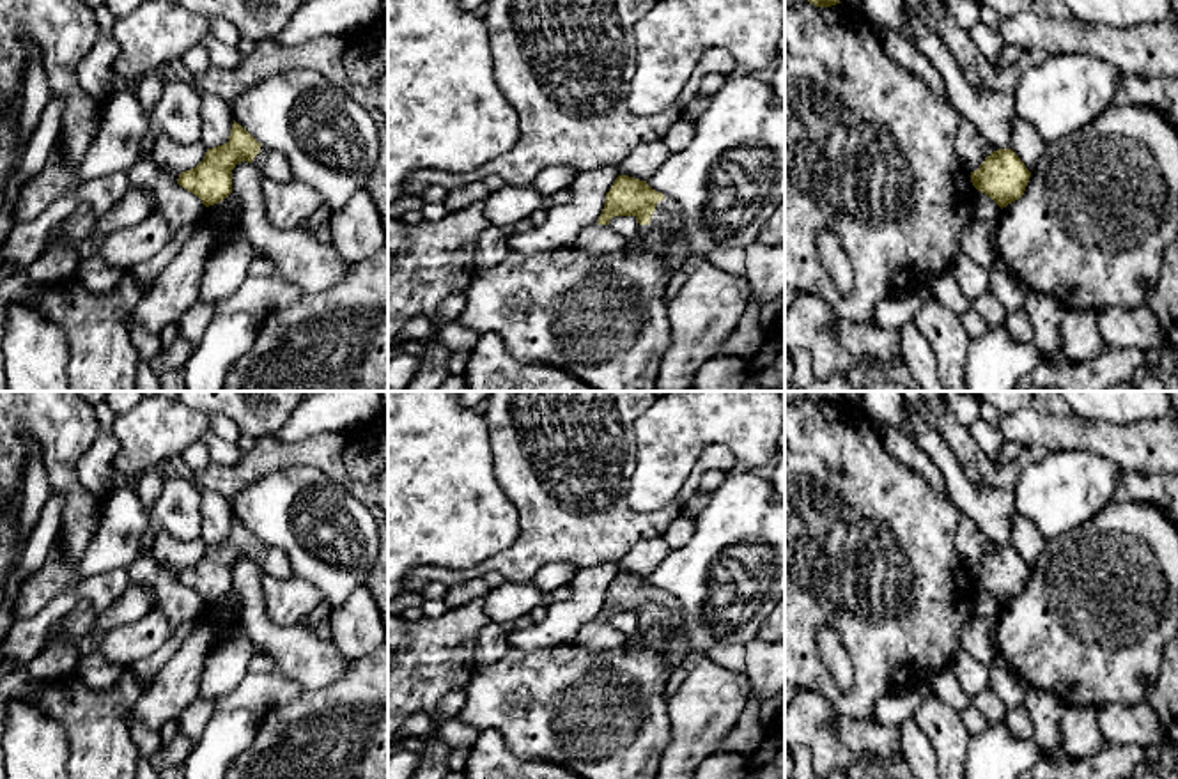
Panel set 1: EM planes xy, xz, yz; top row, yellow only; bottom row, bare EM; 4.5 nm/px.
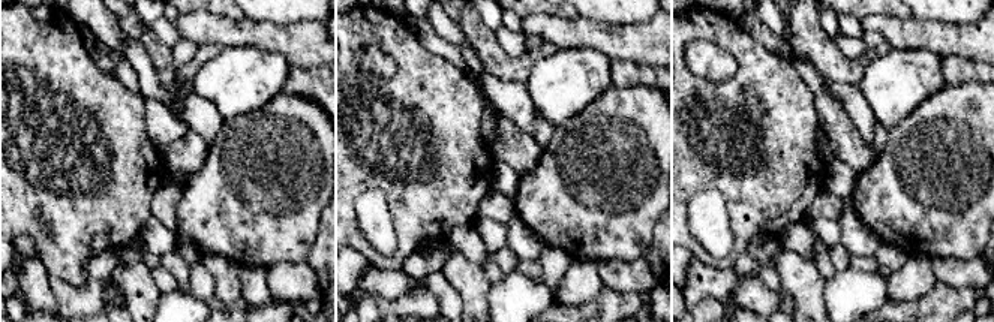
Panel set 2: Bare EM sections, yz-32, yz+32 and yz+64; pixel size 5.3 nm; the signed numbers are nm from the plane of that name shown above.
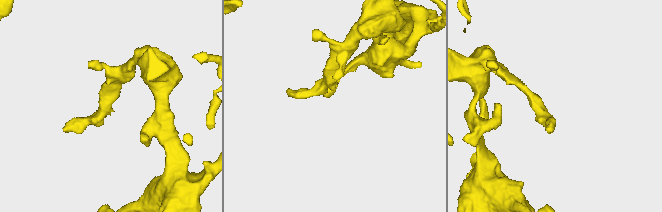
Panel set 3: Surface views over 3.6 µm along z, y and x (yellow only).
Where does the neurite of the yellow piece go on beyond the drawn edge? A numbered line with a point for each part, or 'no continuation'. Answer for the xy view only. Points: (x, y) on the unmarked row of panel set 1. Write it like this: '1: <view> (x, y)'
1: xy (270, 560)

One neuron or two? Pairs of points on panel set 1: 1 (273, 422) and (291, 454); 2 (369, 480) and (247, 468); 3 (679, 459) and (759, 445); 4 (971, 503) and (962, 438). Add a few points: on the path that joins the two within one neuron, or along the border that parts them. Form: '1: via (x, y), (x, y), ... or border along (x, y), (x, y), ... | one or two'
1: border along (273, 434), (255, 438) | two
2: via (339, 454), (277, 454) | one
3: via (698, 439), (704, 434), (739, 434) | one
4: border along (948, 443), (962, 473), (975, 485) | two

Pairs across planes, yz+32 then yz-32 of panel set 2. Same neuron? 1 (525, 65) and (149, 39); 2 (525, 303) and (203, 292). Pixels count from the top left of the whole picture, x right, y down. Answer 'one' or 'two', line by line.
1: one
2: two

